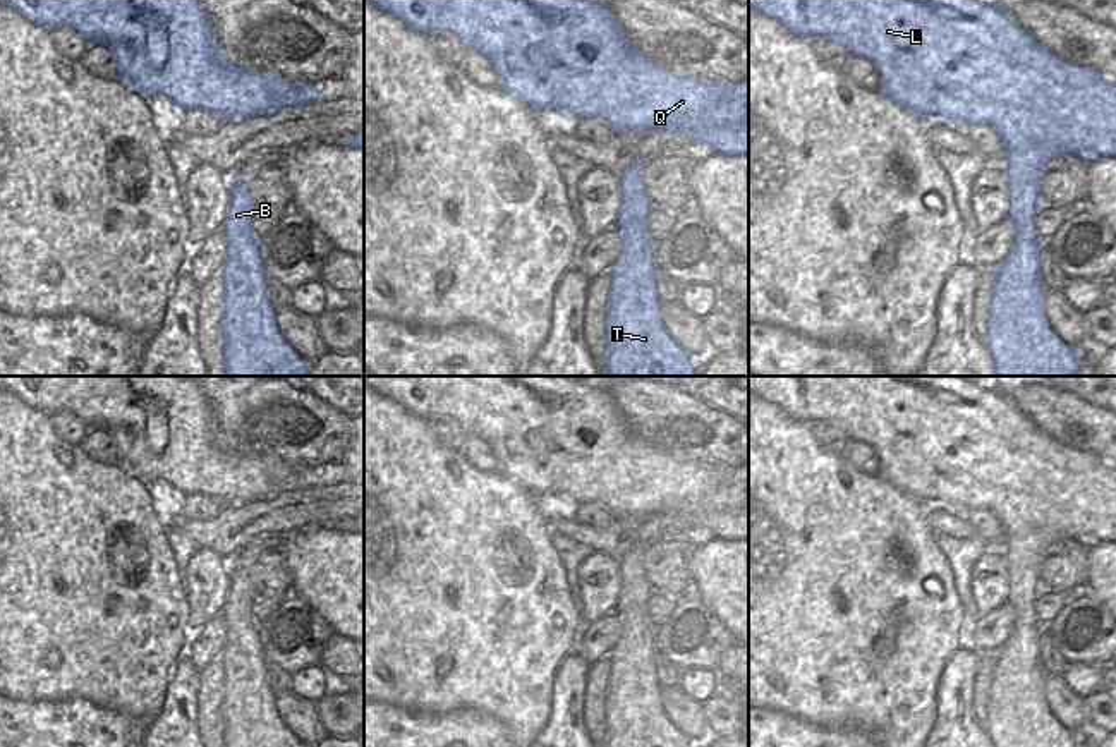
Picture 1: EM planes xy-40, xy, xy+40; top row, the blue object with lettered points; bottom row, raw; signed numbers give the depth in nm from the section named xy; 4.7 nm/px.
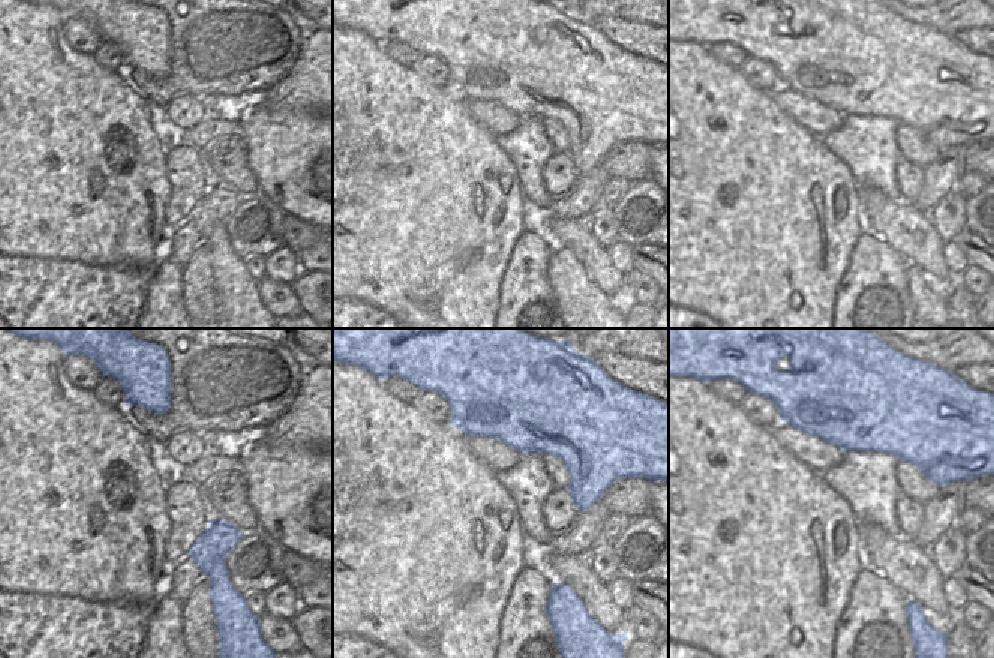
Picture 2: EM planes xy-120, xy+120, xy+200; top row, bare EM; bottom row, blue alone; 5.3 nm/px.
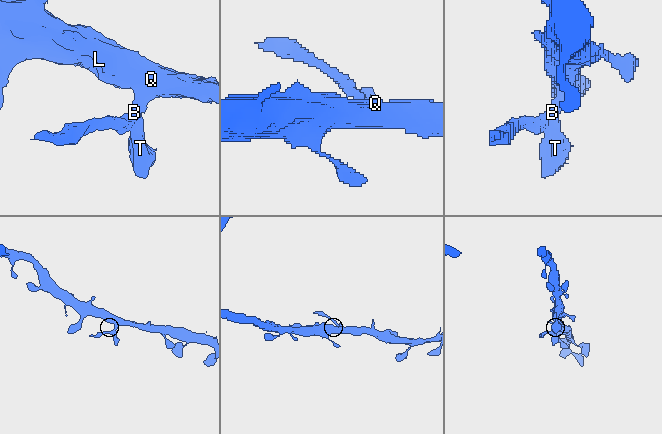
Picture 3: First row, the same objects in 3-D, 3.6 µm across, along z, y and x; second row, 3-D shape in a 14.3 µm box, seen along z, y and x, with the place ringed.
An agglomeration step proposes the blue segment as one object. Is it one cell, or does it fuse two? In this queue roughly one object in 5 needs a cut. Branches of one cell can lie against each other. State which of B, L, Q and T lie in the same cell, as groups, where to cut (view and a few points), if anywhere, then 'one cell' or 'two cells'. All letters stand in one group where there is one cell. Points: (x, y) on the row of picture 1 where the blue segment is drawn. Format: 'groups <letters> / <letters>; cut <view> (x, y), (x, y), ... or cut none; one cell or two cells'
groups B L Q T; cut none; one cell

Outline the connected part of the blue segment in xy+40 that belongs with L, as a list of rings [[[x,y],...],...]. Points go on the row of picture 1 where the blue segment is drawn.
[[[749,0],[749,9],[774,19],[795,36],[826,36],[852,57],[870,60],[879,72],[882,93],[925,124],[987,125],[1003,141],[1010,199],[1006,218],[1013,223],[1013,244],[992,270],[992,302],[984,345],[992,357],[996,376],[1075,376],[1082,354],[1070,349],[1044,316],[1042,242],[1034,230],[1034,216],[1040,210],[1037,185],[1044,165],[1059,156],[1078,156],[1089,163],[1101,156],[1116,160],[1116,81],[1059,60],[994,0]]]

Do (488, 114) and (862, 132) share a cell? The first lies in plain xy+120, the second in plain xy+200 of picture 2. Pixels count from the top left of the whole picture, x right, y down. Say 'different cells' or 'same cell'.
different cells

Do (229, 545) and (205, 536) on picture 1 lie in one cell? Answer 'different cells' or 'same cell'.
same cell

